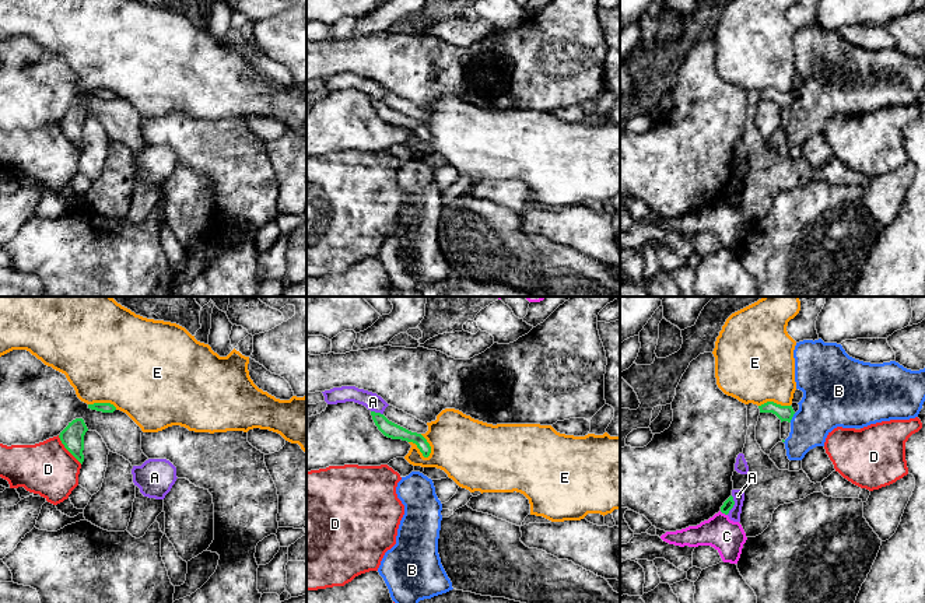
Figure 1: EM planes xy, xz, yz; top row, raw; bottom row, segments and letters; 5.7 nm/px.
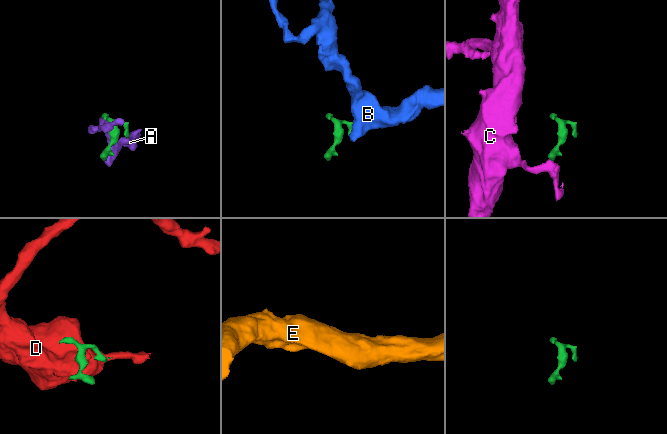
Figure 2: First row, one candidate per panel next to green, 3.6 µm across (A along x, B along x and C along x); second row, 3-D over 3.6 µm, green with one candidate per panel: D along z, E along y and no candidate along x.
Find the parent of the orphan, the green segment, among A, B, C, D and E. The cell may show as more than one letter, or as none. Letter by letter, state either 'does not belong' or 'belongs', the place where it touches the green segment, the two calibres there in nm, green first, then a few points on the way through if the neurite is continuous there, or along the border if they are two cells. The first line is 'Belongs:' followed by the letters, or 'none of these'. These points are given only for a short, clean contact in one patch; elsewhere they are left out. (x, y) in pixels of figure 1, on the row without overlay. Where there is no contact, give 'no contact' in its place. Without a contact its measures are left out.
Belongs: none of these
A: does not belong; contact yz (733, 190); calibres 60 and 70 nm
B: does not belong; contact yz (792, 102); calibres 90 and 340 nm; border yz (795, 100), (789, 108)
C: does not belong; contact yz (724, 199); calibres 60 and 190 nm; border yz (719, 197), (726, 202)
D: does not belong; contact xy (67, 136); calibres 140 and 300 nm; border xy (58, 122), (60, 129), (81, 150)
E: does not belong; contact xz (420, 137); calibres 90 and 360 nm

